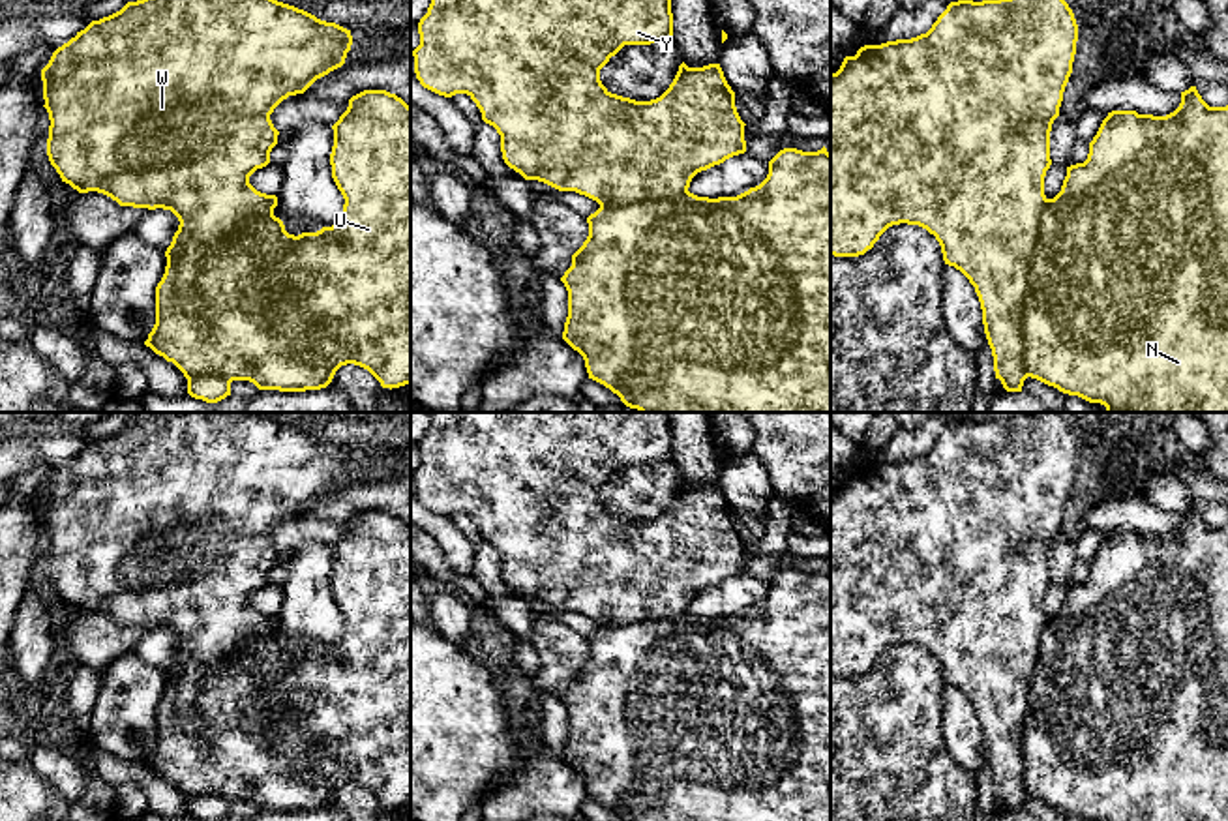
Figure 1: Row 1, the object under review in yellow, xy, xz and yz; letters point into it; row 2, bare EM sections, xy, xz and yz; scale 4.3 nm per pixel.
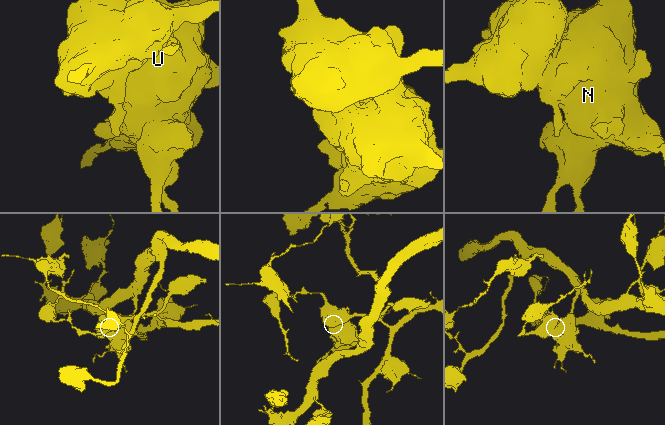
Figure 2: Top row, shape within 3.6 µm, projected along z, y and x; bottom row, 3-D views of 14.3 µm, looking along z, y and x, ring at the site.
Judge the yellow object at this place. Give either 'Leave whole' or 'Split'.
Split

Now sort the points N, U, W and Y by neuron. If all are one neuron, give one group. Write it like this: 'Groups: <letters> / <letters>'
Groups: N U / W Y

